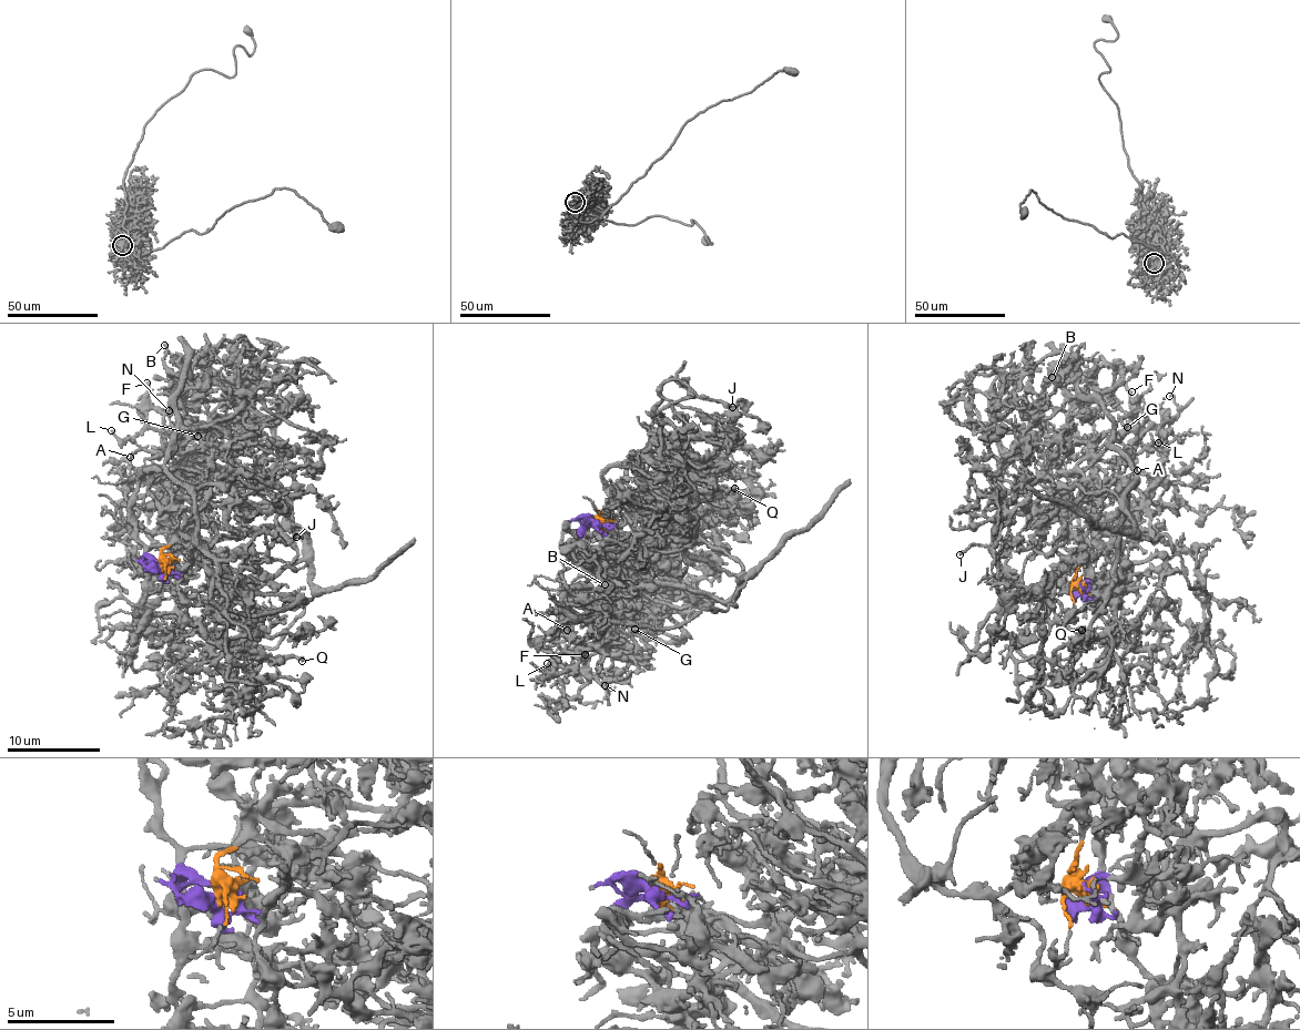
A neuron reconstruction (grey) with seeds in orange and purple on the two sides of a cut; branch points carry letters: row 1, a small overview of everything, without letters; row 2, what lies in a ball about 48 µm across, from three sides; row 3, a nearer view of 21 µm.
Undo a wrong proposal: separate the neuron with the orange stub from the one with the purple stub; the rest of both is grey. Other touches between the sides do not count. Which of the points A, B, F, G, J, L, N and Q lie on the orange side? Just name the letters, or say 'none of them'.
A, F, G, J, L, N

